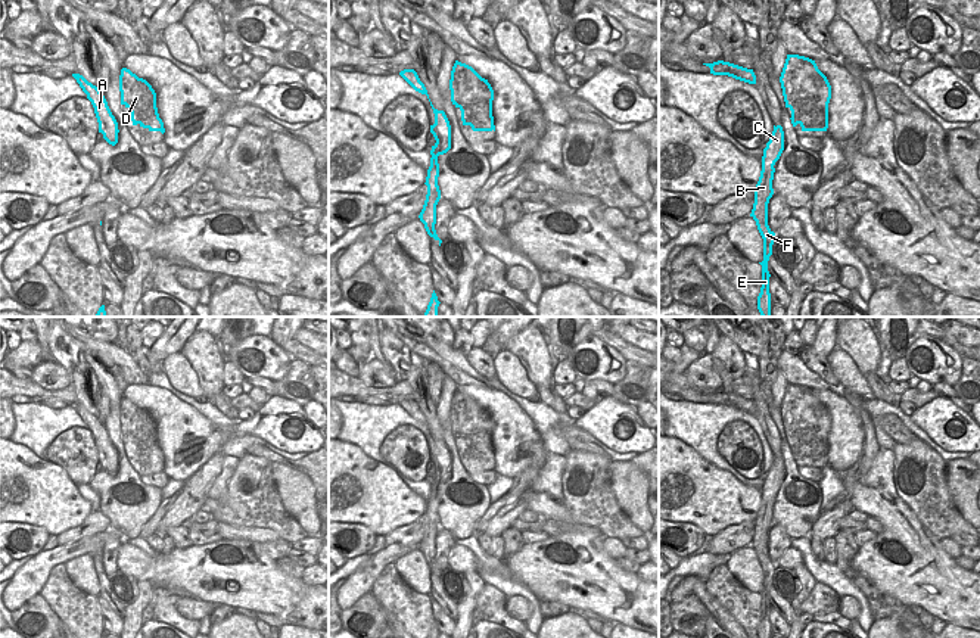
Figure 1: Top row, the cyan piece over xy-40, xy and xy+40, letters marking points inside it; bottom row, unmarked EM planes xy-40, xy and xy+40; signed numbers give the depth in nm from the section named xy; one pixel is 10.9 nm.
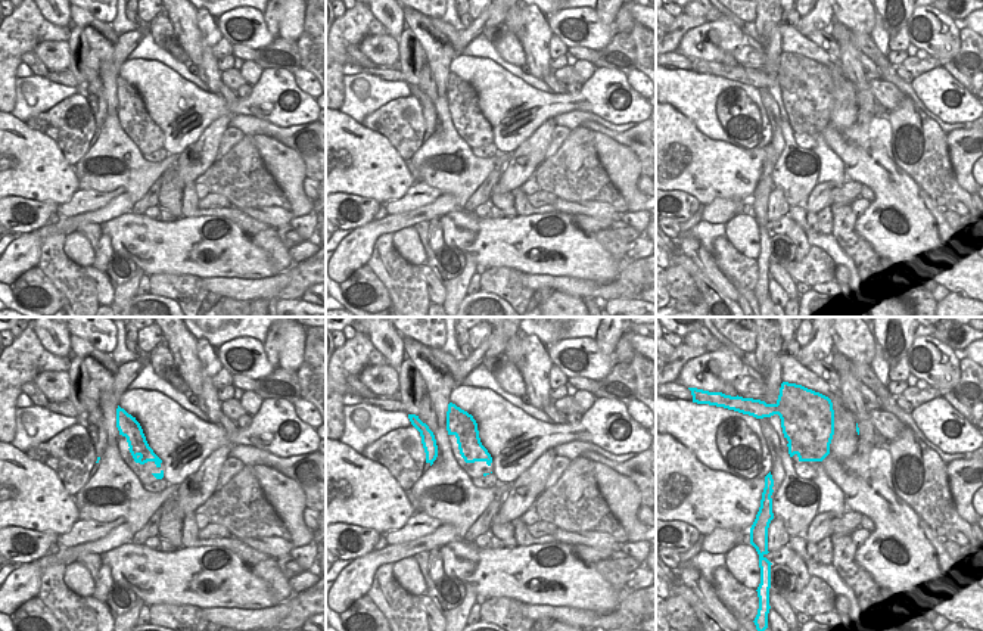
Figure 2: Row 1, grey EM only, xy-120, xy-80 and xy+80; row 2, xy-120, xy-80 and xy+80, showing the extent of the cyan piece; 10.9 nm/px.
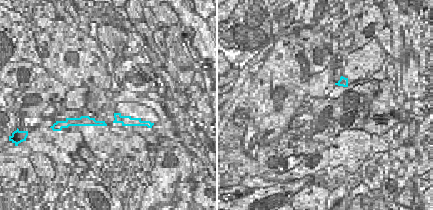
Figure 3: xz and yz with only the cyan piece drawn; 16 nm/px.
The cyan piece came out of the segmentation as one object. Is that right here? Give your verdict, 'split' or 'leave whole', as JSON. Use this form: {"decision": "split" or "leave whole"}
{"decision": "split"}

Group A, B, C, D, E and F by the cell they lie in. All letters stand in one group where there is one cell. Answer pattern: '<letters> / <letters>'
A B C E F / D

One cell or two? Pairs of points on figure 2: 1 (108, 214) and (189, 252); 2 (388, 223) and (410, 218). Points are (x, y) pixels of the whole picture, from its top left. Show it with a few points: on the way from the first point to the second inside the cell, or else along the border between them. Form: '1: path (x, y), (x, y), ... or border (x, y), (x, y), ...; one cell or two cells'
1: border (130, 210), (100, 224); two cells
2: path (394, 223), (404, 220); one cell

